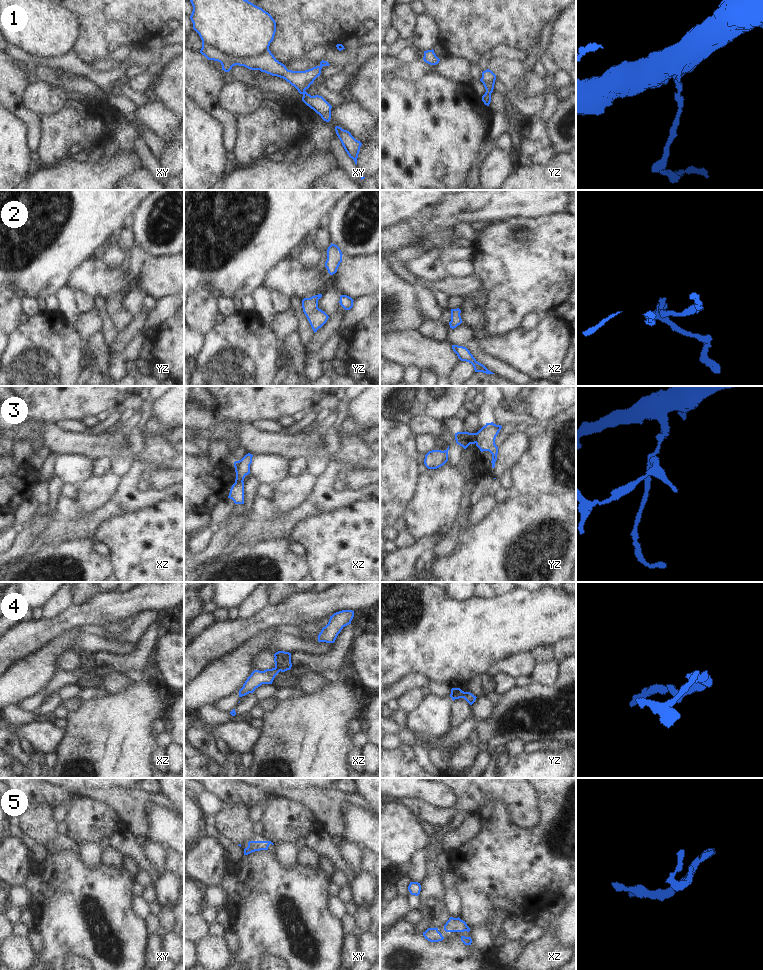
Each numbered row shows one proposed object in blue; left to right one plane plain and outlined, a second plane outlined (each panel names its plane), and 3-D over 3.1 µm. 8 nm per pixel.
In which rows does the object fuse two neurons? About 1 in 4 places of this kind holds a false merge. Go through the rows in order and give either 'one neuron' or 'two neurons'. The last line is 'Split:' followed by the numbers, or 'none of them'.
1: one neuron
2: one neuron
3: two neurons
4: one neuron
5: one neuron
Split: 3

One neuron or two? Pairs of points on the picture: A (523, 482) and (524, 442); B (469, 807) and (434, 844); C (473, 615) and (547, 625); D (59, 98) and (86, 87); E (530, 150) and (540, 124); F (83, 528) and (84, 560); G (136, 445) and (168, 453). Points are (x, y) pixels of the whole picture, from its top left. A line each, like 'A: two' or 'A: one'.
A: two
B: two
C: one
D: two
E: one
F: two
G: two

